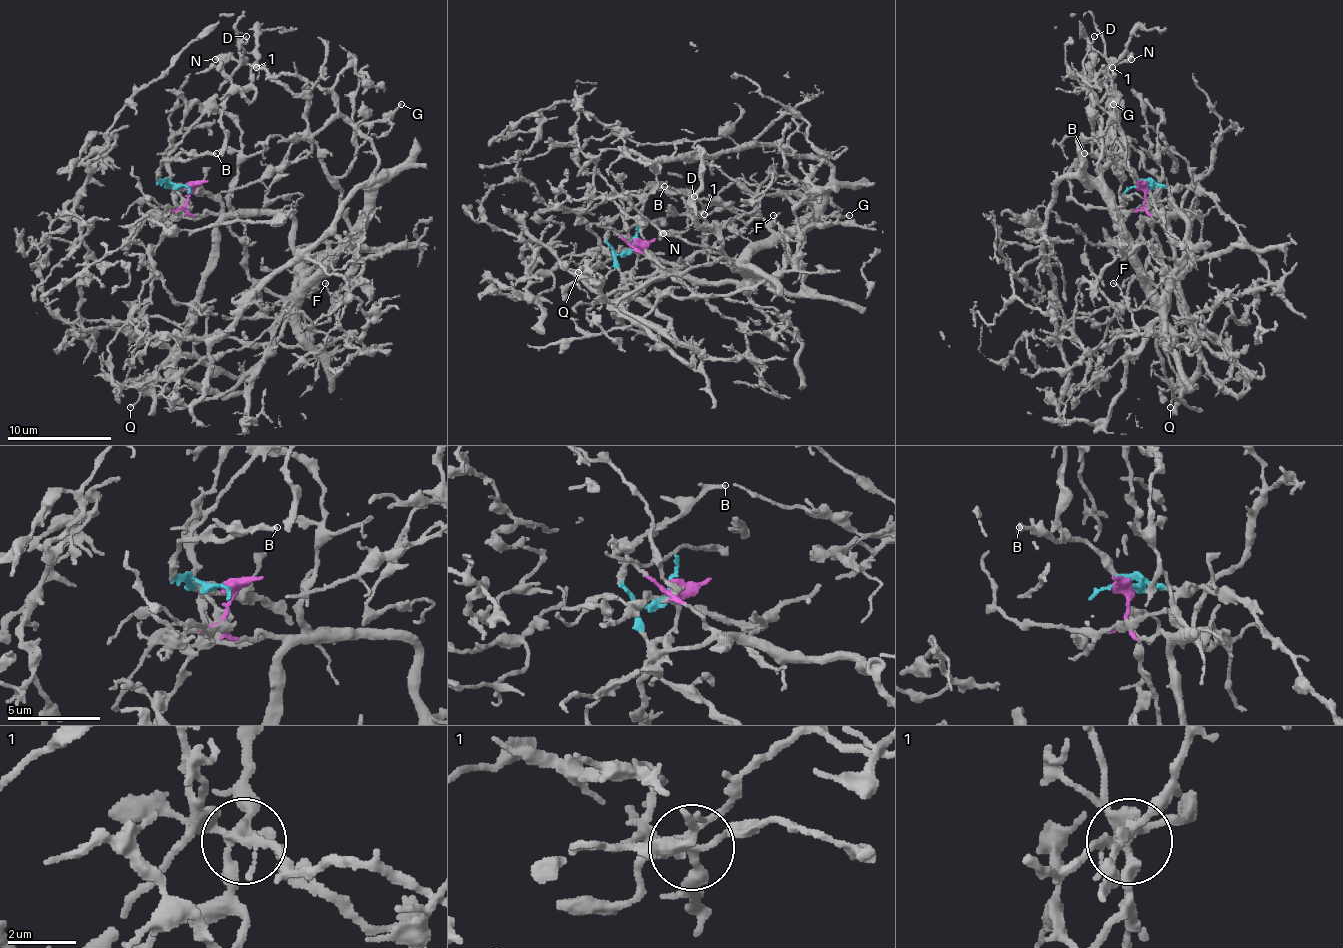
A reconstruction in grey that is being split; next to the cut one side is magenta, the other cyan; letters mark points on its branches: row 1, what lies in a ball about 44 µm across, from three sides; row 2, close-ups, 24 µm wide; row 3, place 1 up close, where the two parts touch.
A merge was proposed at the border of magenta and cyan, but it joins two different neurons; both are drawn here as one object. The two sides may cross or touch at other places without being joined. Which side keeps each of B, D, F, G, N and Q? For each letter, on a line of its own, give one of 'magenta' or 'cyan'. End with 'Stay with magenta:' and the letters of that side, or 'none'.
B: cyan
D: cyan
F: cyan
G: cyan
N: cyan
Q: magenta
Stay with magenta: Q

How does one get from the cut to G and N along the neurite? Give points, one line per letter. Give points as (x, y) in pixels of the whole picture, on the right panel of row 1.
G: (1141, 186), (1151, 184), (1128, 165), (1112, 66), (1105, 79), (1115, 98), (1112, 137), (1133, 176), (1112, 103)
N: (1141, 186), (1151, 184), (1128, 165), (1112, 85), (1115, 64), (1131, 59)

